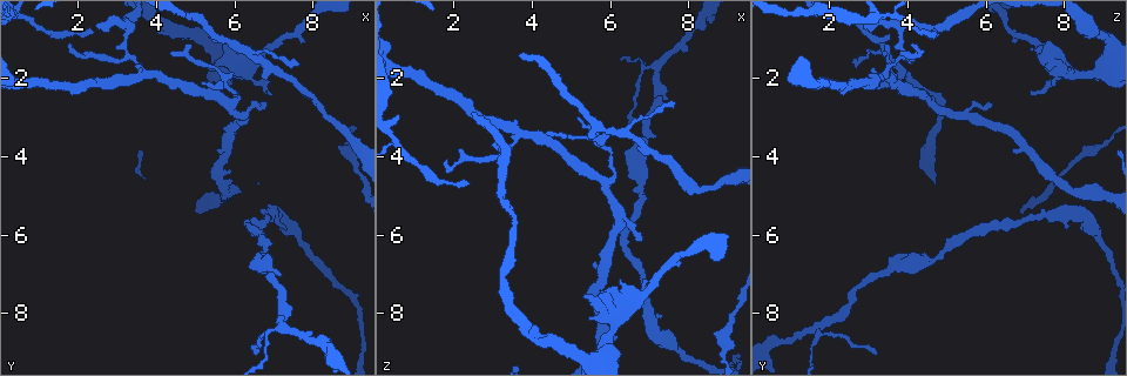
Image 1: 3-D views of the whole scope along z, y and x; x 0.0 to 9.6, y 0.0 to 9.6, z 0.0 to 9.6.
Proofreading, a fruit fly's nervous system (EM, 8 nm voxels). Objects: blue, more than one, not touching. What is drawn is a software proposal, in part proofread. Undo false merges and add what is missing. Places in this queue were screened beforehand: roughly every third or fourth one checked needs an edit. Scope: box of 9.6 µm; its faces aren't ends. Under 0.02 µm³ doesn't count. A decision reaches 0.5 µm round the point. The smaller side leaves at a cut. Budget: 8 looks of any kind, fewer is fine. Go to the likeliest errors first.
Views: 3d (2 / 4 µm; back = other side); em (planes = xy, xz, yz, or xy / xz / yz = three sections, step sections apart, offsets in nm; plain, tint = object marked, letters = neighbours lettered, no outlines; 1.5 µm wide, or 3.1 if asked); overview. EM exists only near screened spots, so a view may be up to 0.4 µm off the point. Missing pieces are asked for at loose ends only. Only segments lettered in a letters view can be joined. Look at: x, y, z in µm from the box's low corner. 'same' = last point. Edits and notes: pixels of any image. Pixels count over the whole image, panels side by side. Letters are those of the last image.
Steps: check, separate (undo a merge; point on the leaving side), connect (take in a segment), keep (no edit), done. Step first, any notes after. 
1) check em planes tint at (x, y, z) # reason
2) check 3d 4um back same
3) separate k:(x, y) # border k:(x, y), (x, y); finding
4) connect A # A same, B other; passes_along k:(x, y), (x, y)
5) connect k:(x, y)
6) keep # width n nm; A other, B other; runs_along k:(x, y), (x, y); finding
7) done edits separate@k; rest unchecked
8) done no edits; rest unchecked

check 3d 2um at (6.85, 2.65, 6.20) # an open end

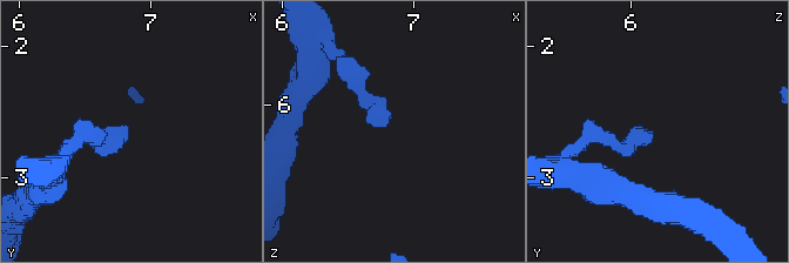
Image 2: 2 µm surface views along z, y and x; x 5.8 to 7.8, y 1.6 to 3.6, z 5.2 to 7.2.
check em xy step 8 tint at (6.78, 2.66, 6.18)

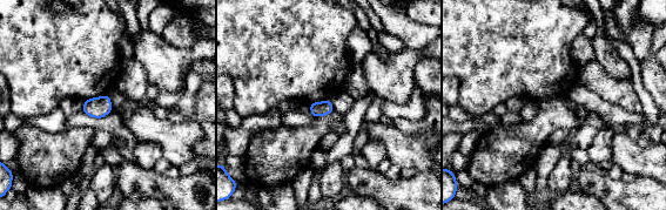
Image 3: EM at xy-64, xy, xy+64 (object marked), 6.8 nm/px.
check em xy step 8 letters same

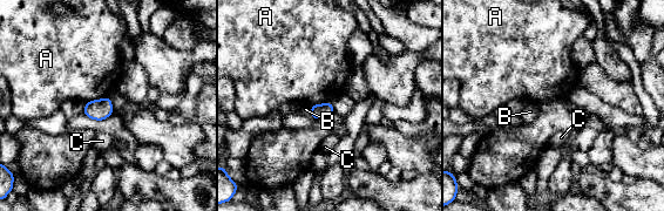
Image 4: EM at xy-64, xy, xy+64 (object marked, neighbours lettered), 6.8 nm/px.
keep # A other, B other, C other; no lettered segment goes on from it

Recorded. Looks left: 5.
check 3d 4um at (2.35, 0.85, 4.65) # free end

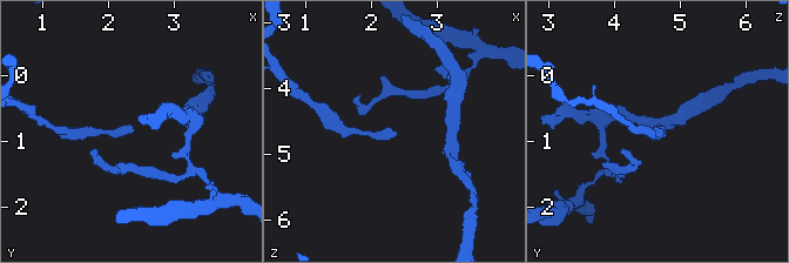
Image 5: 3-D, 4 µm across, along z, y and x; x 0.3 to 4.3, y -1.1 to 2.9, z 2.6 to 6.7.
check em planes letters at (2.30, 0.75, 4.60) # now the EM

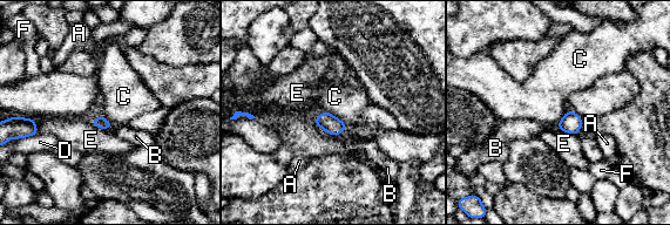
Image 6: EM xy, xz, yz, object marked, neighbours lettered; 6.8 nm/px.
keep # longest_contact C 200 nm; A other, B other, C other, D other, E other, F other; border 6:(324, 110), (337, 116), (346, 127); none of them fits

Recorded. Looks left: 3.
check 3d 2um at (5.70, 1.10, 7.45)

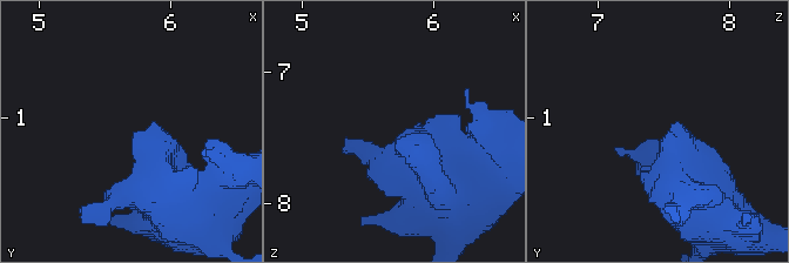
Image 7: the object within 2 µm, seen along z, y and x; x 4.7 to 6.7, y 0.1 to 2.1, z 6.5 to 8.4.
check em xy step 4 tint at (5.74, 1.14, 7.50)

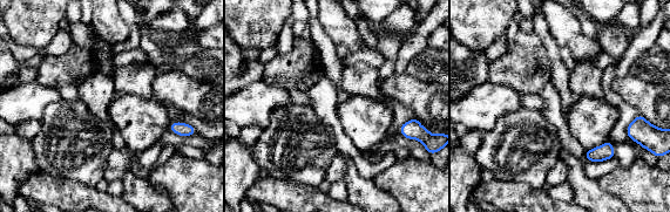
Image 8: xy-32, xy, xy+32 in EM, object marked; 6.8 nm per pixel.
check em planes letters same

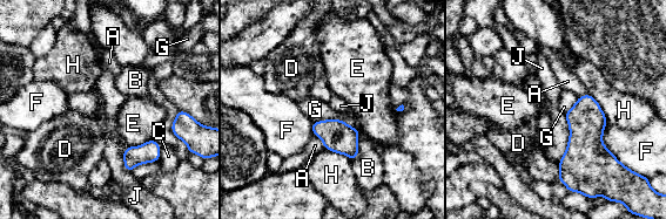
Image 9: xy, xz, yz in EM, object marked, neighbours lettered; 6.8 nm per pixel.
keep # width 200 nm; A other, B other, C other, D other, E other, F other, G other, H other, J other; border 9:(313, 122), (342, 120), (358, 130); no lettered segment goes on from it

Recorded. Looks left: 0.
done no edits; rest unchecked

